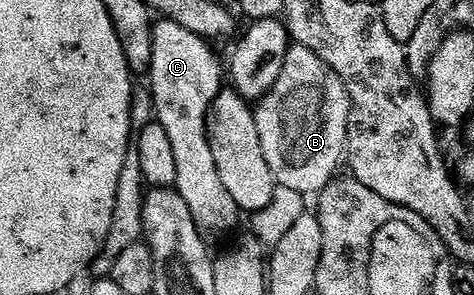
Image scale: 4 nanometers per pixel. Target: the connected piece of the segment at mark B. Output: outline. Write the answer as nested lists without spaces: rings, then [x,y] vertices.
[[[294,44],[283,63],[283,71],[279,71],[279,79],[275,79],[275,87],[271,87],[269,94],[261,98],[255,112],[259,143],[263,147],[267,167],[271,167],[273,172],[273,180],[280,188],[299,191],[302,195],[317,195],[338,176],[337,168],[340,165],[342,168],[349,144],[351,106],[345,82],[335,75],[335,71],[331,71],[331,67],[327,67],[327,63],[323,63],[323,59],[319,59],[319,55]]]

